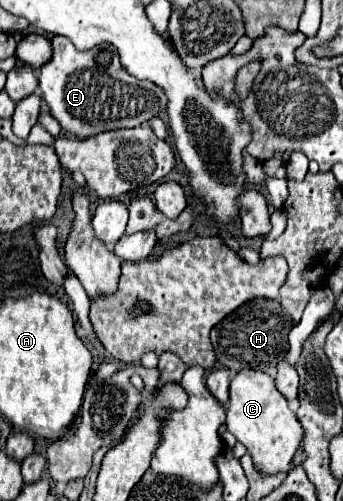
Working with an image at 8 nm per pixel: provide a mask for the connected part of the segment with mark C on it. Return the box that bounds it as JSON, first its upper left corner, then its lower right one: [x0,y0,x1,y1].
[227,370,305,476]

